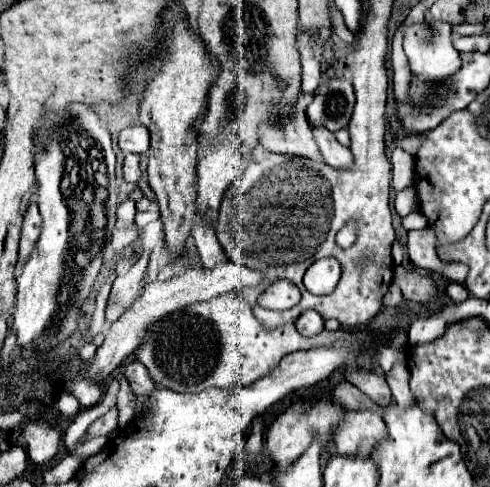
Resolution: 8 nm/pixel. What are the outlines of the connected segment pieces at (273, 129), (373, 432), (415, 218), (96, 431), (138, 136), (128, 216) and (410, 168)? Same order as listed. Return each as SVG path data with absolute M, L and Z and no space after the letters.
M296 108L292 120L288 122L274 122L272 126L266 126L260 136L260 144L278 154L292 154L302 158L312 158L316 162L324 162L320 158L320 150L312 138L312 130L308 126L304 108Z
M348 410L340 428L334 432L336 452L340 456L370 458L376 444L388 438L384 420L374 412Z
M412 212L408 216L402 218L402 228L404 230L420 230L420 228L426 228L426 218L422 212Z
M112 408L110 412L106 412L102 418L98 418L96 422L90 424L86 438L94 438L94 436L106 436L110 432L114 432L118 428L118 408Z
M130 126L120 132L120 142L118 142L122 152L134 152L134 154L144 154L150 148L150 134L144 126Z
M124 200L124 202L118 206L116 226L118 226L118 228L128 228L128 226L132 226L132 224L134 224L134 214L136 214L134 200Z
M396 148L392 152L392 170L394 170L394 178L392 178L394 192L400 192L414 184L414 156L412 154L404 152L402 148Z

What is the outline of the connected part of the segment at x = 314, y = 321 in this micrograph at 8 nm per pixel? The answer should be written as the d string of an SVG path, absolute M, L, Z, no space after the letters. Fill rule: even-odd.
M306 310L298 320L296 320L296 328L302 336L312 338L316 334L320 334L324 330L324 320L320 314L316 314L316 310Z

